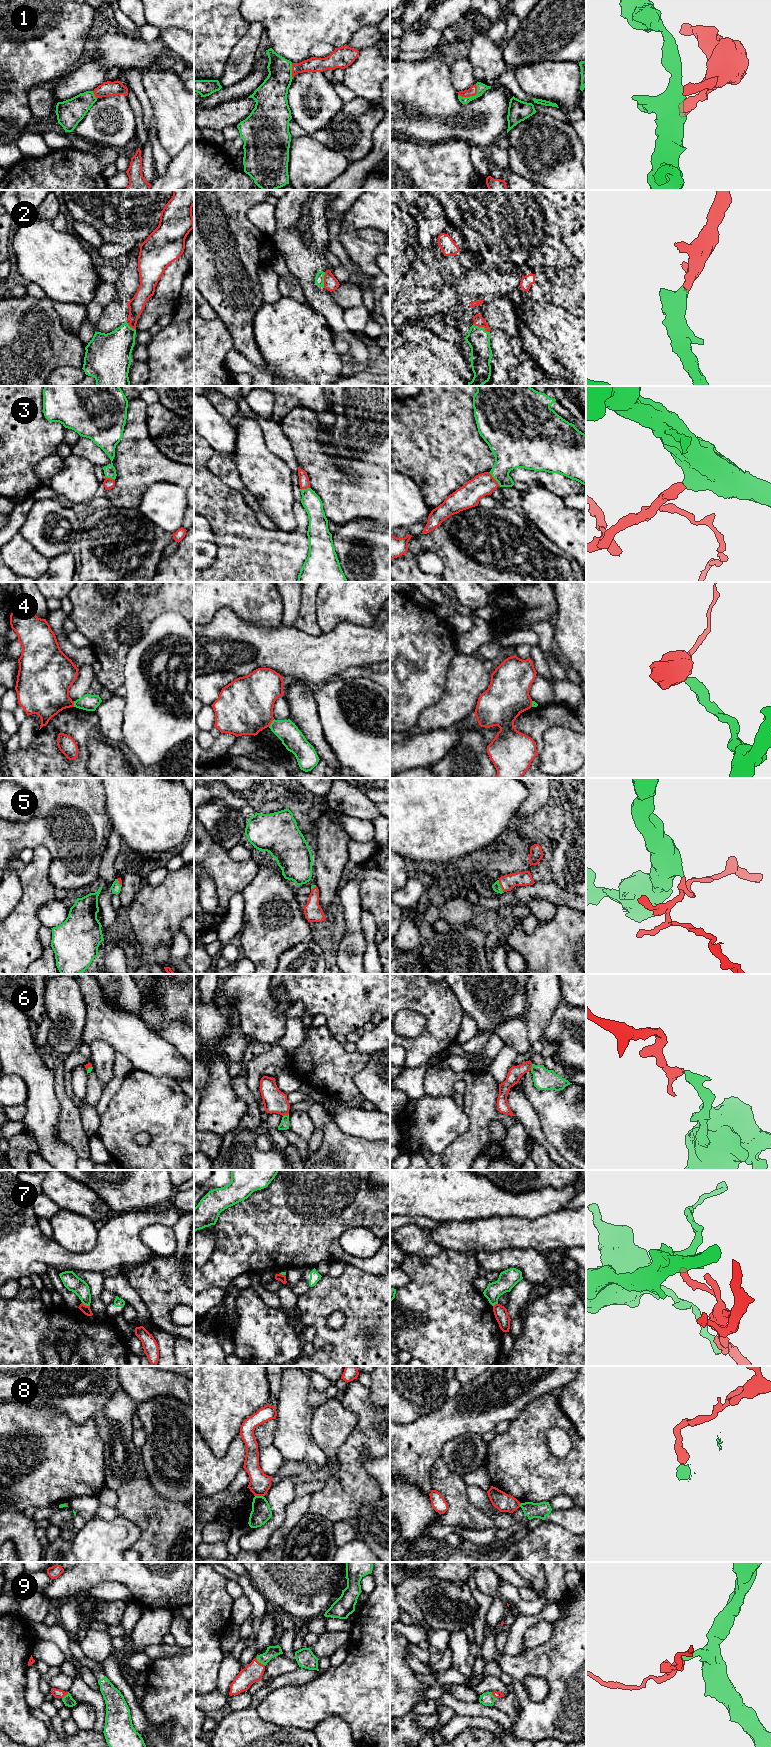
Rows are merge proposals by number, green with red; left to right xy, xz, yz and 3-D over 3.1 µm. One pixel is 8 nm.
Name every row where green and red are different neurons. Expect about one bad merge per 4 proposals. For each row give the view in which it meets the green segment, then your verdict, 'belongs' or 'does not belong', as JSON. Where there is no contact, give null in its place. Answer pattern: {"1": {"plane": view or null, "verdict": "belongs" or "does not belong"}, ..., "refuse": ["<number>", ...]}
{"1": {"plane": "yz", "verdict": "belongs"}, "2": {"plane": "yz", "verdict": "belongs"}, "3": {"plane": "yz", "verdict": "belongs"}, "4": {"plane": "xz", "verdict": "does not belong"}, "5": {"plane": "yz", "verdict": "belongs"}, "6": {"plane": "yz", "verdict": "belongs"}, "7": {"plane": "xy", "verdict": "does not belong"}, "8": {"plane": "xz", "verdict": "does not belong"}, "9": {"plane": "xz", "verdict": "belongs"}, "refuse": ["4", "7", "8"]}

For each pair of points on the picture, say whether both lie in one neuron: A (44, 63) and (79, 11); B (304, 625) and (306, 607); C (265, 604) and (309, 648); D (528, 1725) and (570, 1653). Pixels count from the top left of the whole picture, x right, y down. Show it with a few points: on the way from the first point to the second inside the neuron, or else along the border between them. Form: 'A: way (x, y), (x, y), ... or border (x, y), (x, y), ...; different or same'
A: way (44, 50), (47, 43), (66, 24); same
B: way (306, 621), (306, 611); same
C: border (281, 622), (277, 626), (258, 625); different
D: way (546, 1707), (556, 1697), (556, 1678), (563, 1671); same

